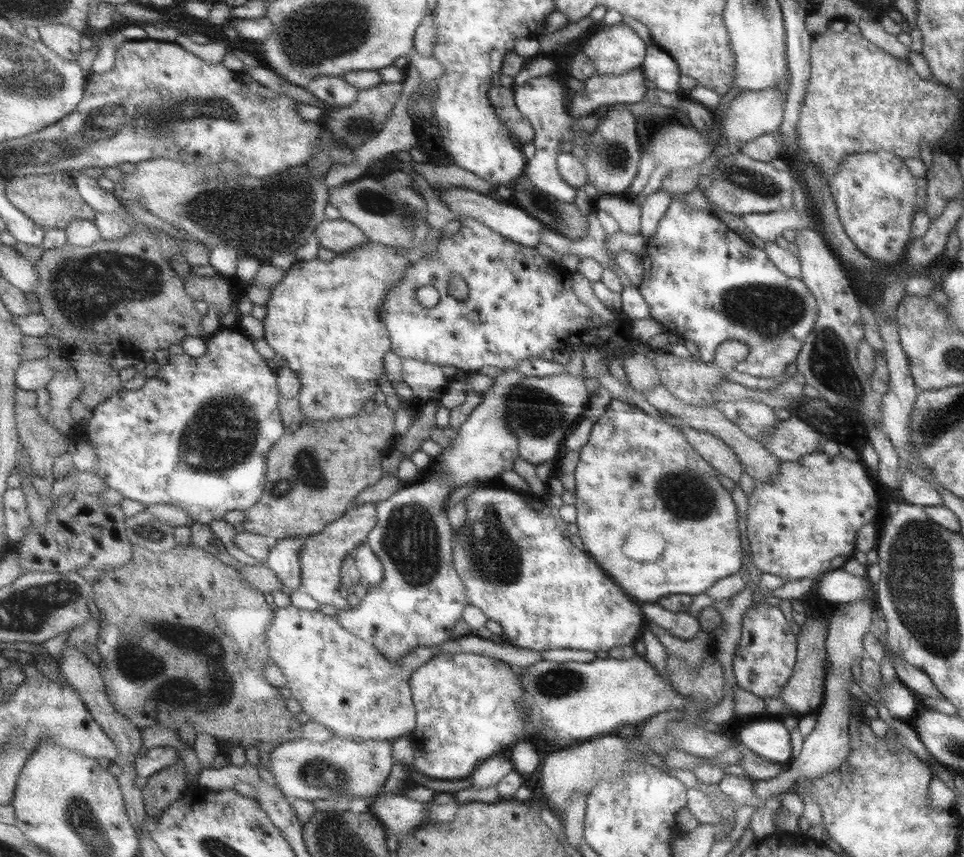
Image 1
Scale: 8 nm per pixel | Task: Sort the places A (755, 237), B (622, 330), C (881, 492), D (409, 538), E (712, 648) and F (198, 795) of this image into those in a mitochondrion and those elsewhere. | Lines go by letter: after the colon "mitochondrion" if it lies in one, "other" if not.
A: other
B: other
C: other
D: mitochondrion
E: other
F: other

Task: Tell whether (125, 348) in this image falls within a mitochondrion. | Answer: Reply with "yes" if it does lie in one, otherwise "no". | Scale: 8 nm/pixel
yes

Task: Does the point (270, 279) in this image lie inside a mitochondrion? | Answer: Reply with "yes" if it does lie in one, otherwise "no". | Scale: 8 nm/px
no

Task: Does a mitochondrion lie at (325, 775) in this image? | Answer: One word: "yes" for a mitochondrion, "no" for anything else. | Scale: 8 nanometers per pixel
yes

